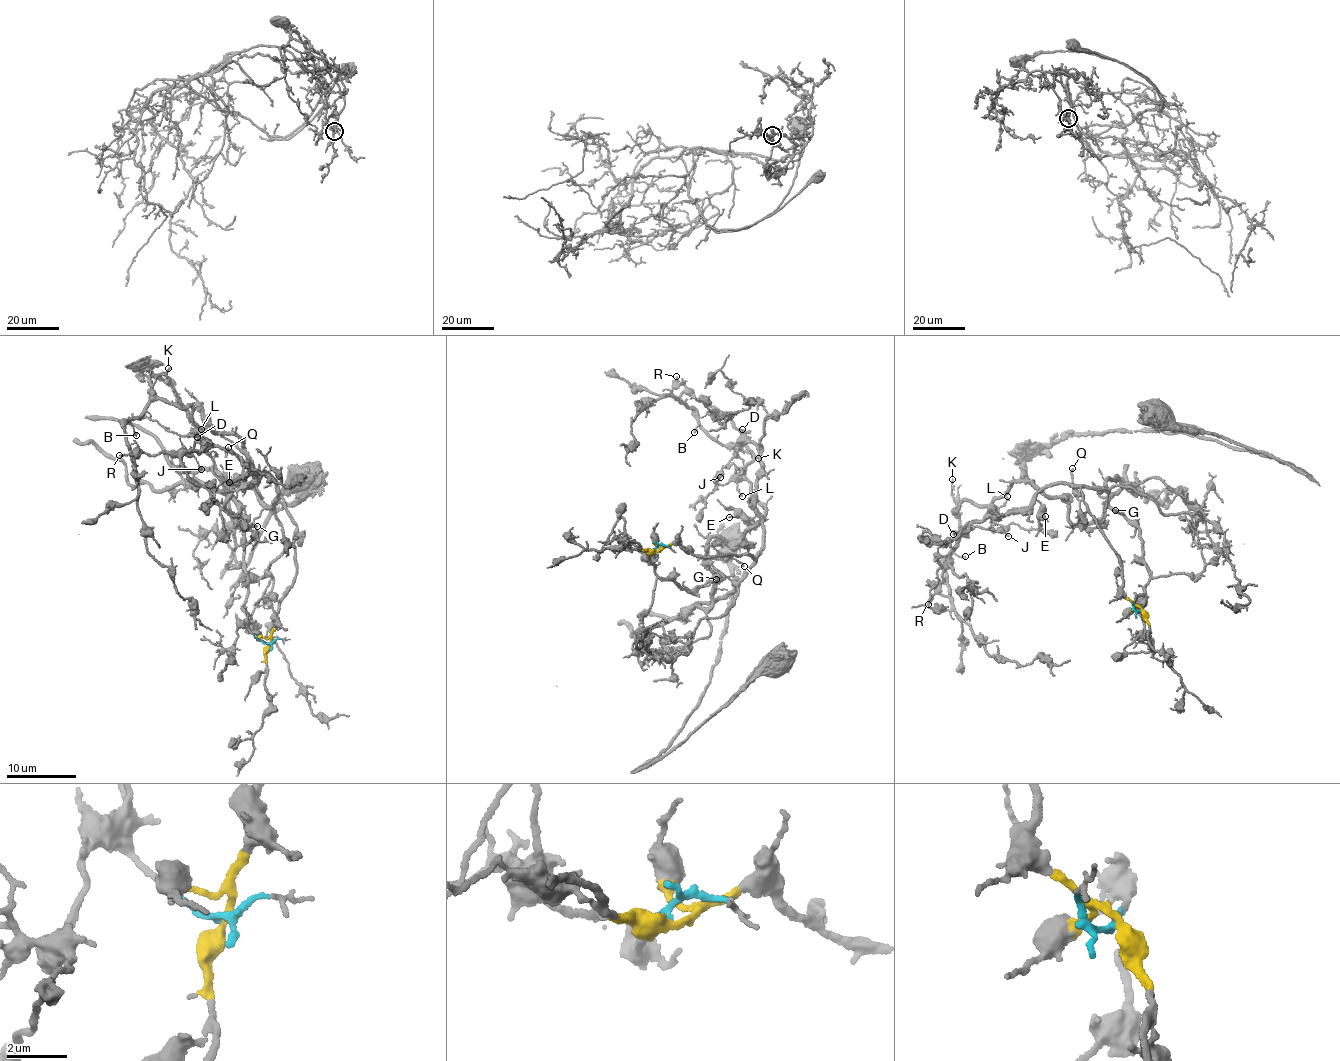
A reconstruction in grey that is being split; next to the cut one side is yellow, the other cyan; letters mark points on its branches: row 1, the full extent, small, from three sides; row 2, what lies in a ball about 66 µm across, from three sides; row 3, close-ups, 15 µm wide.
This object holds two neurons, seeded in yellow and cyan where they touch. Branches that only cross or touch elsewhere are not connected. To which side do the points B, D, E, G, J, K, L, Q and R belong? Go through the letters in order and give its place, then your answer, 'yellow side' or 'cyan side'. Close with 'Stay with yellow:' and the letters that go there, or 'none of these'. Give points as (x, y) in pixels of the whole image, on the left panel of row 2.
B: place (136, 435); cyan side
D: place (197, 437); yellow side
E: place (229, 482); yellow side
G: place (257, 526); cyan side
J: place (201, 469); yellow side
K: place (168, 368); cyan side
L: place (201, 429); cyan side
Q: place (228, 447); cyan side
R: place (119, 455); yellow side
Stay with yellow: D, E, J, R

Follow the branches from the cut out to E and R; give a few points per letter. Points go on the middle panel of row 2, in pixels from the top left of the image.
E: (655, 552), (677, 543), (688, 552), (710, 557), (744, 554), (757, 560), (764, 529), (756, 516), (729, 518)
R: (655, 552), (677, 543), (710, 557), (748, 554), (757, 560), (764, 544), (756, 506), (759, 448), (676, 376)

